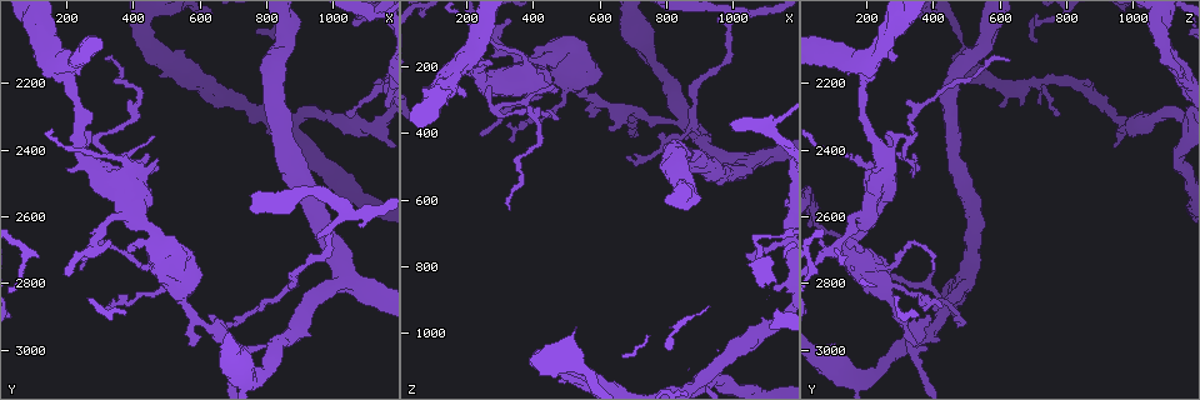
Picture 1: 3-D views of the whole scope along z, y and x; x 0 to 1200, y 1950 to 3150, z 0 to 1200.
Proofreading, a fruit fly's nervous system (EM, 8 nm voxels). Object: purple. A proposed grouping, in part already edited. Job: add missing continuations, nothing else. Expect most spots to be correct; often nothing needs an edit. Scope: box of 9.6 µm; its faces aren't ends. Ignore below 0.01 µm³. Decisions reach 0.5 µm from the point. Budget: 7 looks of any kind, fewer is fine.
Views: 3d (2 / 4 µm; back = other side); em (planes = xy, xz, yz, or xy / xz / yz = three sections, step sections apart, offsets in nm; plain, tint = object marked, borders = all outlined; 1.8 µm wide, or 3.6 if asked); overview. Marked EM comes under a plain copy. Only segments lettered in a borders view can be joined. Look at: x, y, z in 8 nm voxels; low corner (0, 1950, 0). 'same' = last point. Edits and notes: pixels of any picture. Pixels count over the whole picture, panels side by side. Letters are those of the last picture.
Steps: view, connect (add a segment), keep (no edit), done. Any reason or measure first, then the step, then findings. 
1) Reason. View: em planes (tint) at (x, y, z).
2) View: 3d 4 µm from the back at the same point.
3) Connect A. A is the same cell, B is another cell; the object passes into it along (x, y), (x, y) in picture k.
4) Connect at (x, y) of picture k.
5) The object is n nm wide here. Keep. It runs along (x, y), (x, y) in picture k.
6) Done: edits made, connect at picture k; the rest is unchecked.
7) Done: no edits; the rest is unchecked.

End of a long branch. View: 3d 2 µm at (330, 2140, 630).

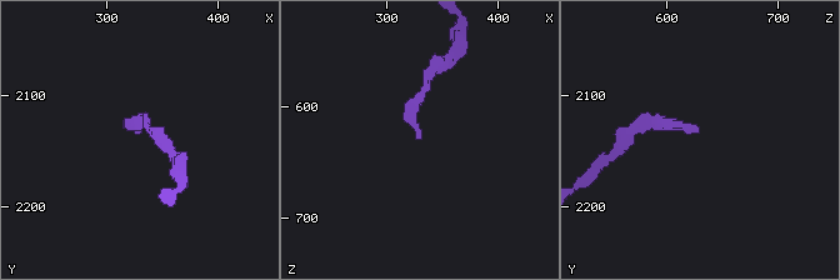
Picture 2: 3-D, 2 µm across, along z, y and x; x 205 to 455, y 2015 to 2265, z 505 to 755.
View: em 3.6 µm planes (tint) at (332, 2134, 626).

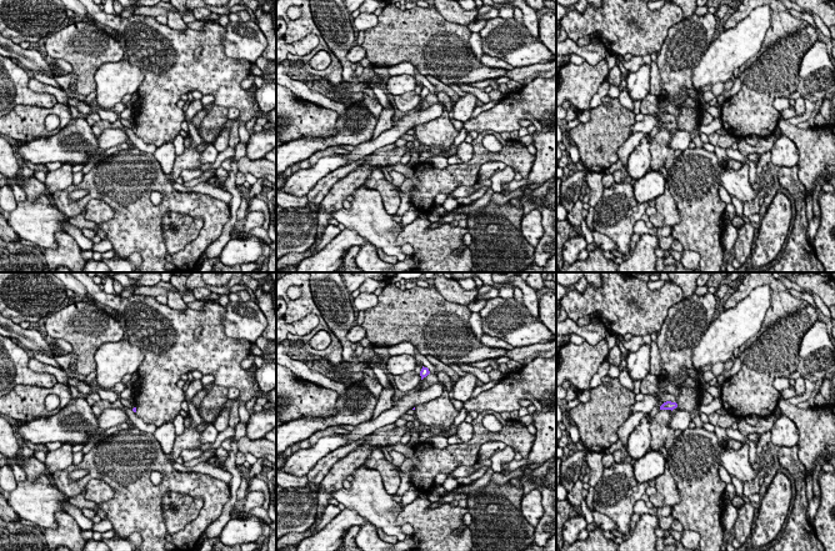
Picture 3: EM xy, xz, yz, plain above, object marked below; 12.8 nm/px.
View: em 3.6 µm planes (borders) at the same point.

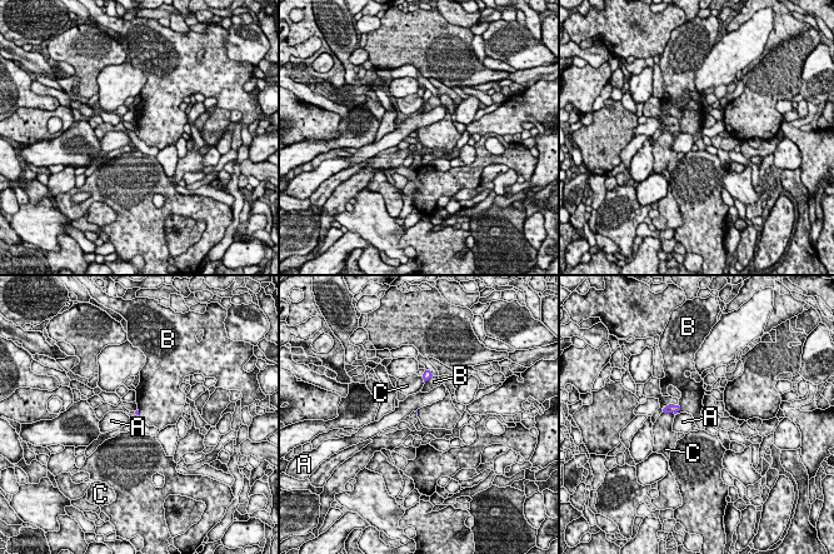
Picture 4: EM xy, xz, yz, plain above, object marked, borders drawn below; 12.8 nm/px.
Keep. A, B and C are other cells; a border runs along (678, 404), (679, 409), (674, 413) in picture 4; no lettered segment goes on from it.

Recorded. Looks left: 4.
Side arm on a straight run. View: 3d 4 µm at (460, 2080, 1080).

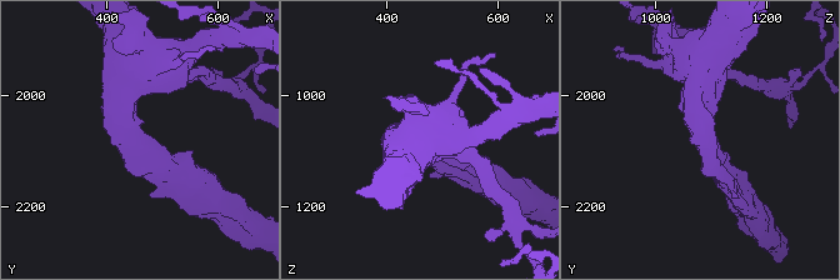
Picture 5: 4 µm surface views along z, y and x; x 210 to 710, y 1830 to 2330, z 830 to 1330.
3 arms meet here; the arms are 170, 260, 420 nm wide. View: em planes (borders) at (455, 2085, 1085).

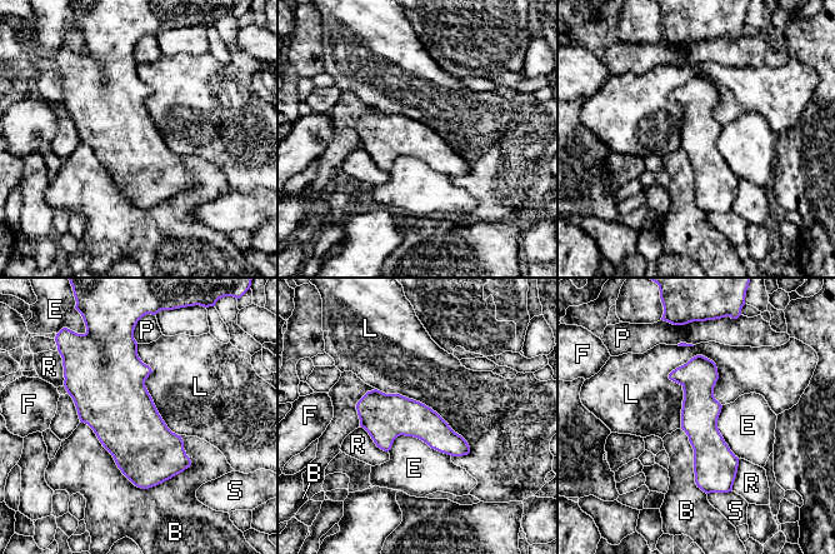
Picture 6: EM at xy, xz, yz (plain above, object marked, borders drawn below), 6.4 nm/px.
The longest contact is with B, 750 nm. Keep. B, E, F, L, P, R and S are other cells; none of them fits.

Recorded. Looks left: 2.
Done: no edits; the rest is unchecked.

